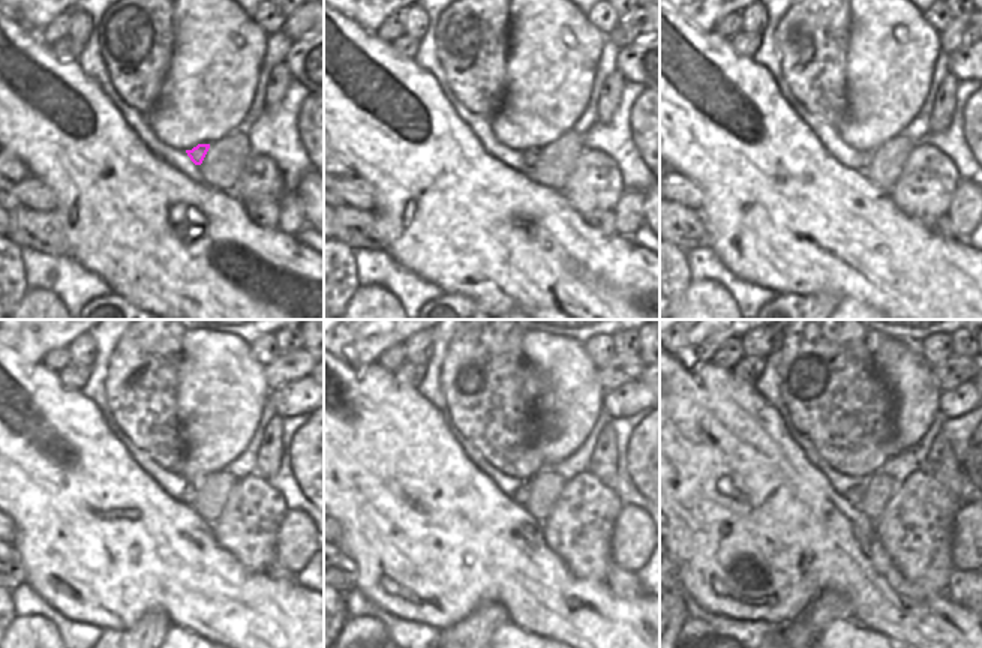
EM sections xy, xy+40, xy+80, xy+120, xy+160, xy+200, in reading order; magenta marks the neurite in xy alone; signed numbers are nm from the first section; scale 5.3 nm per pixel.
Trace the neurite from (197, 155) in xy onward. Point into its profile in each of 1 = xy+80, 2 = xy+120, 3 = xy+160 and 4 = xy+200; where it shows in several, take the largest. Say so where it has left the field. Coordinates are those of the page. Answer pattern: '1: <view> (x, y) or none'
1: xy+80 (867, 156)
2: xy+120 (191, 492)
3: xy+160 (522, 495)
4: xy+200 (855, 495)

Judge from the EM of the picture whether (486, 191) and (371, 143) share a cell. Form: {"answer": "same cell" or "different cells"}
{"answer": "same cell"}

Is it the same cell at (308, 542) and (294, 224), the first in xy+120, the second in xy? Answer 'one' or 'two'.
one

